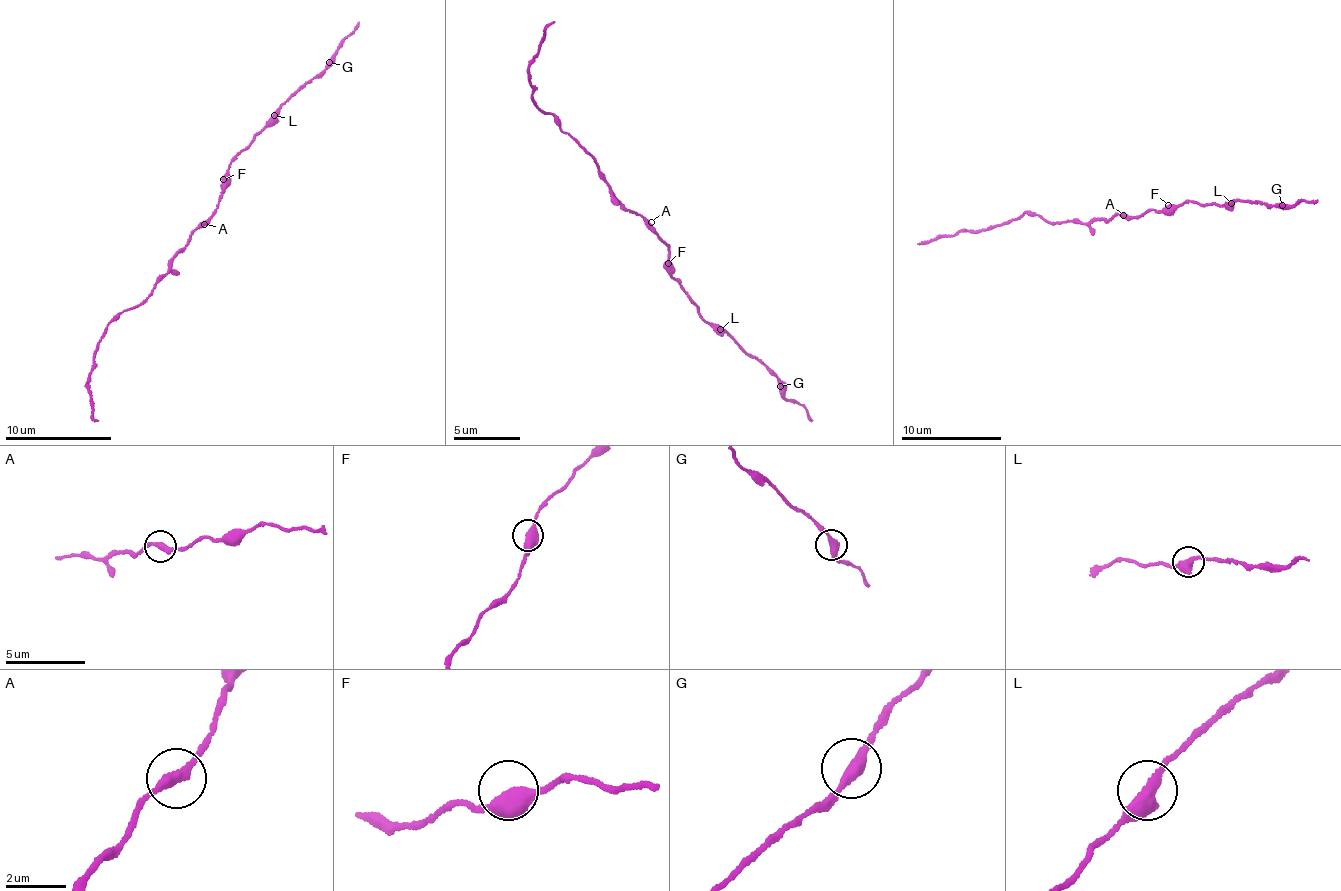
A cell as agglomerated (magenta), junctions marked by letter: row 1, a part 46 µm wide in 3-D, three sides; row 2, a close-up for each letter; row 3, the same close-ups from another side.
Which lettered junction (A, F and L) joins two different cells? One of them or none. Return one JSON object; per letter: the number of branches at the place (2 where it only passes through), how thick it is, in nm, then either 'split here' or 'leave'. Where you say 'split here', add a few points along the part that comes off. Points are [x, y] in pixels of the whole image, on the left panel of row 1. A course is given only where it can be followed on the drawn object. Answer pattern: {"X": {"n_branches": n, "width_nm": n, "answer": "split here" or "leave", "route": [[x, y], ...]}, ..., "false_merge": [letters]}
{"A": {"n_branches": 2, "width_nm": 320, "answer": "leave"}, "F": {"n_branches": 2, "width_nm": 480, "answer": "leave"}, "L": {"n_branches": 2, "width_nm": 440, "answer": "split here", "route": [[274, 114], [324, 69], [359, 22]]}, "false_merge": ["L"]}

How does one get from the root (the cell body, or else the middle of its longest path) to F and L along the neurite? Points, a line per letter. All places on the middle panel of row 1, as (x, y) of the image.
F: (647, 226), (669, 249), (668, 263)
L: (647, 226), (669, 249), (669, 272), (673, 281), (681, 284), (688, 299), (700, 310), (700, 318), (720, 329)

